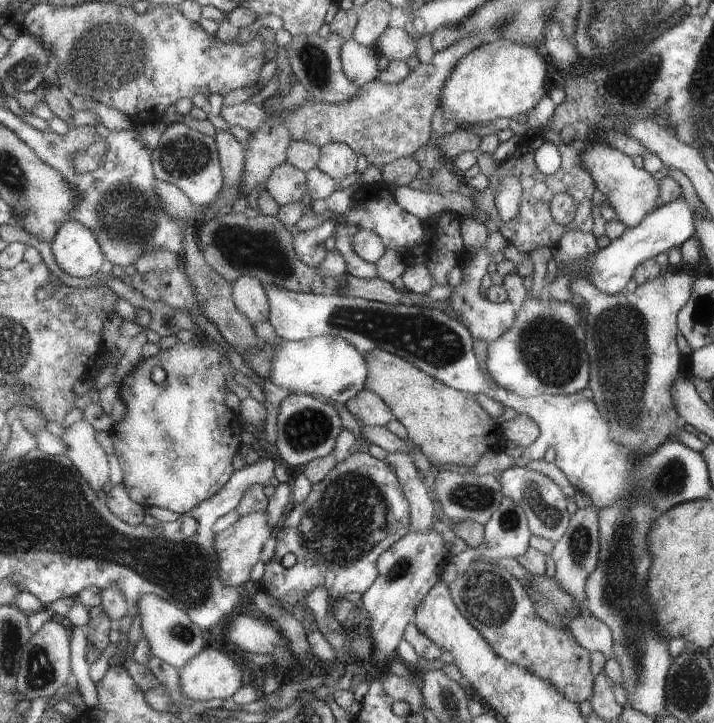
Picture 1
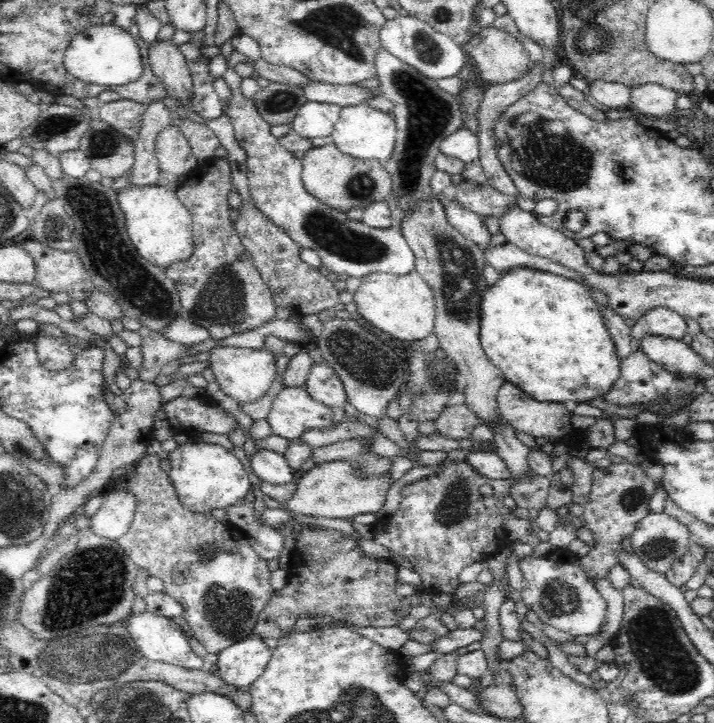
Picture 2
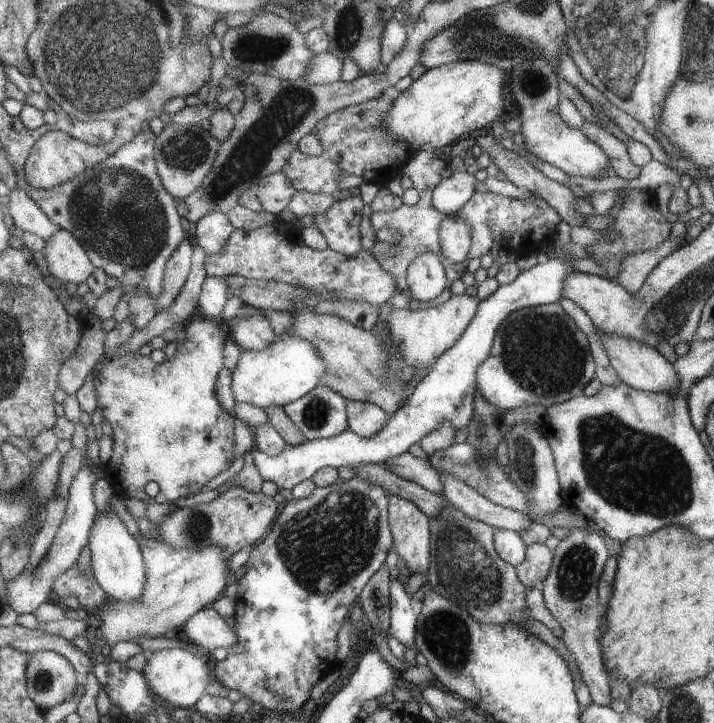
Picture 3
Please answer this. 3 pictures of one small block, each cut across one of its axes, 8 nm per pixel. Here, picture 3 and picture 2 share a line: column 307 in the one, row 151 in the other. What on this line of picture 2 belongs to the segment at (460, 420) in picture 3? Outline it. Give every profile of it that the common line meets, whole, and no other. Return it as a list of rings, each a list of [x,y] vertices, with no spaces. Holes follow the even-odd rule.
[[[462,127],[441,142],[439,152],[448,156],[455,156],[465,162],[466,165],[478,163],[480,158],[479,138],[475,131]]]

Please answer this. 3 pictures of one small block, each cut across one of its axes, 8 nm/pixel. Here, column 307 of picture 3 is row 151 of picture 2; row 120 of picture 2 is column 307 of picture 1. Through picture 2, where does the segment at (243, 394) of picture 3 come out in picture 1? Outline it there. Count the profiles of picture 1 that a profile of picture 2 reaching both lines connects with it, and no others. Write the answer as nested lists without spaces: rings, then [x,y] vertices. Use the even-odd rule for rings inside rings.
[[[333,336],[308,337],[301,341],[278,337],[276,341],[266,344],[271,346],[277,358],[269,380],[280,388],[288,388],[296,394],[321,396],[338,404],[348,403],[365,389],[365,380],[369,376],[368,362],[364,353],[349,341]]]

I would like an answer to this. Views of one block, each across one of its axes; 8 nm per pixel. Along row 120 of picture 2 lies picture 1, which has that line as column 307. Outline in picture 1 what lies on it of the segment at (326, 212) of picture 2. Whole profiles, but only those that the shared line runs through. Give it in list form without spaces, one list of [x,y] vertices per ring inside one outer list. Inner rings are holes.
[[[329,218],[312,230],[300,231],[300,234],[294,232],[293,249],[305,265],[318,267],[325,260],[328,250],[324,243],[328,237],[333,236],[336,223],[336,218]]]

